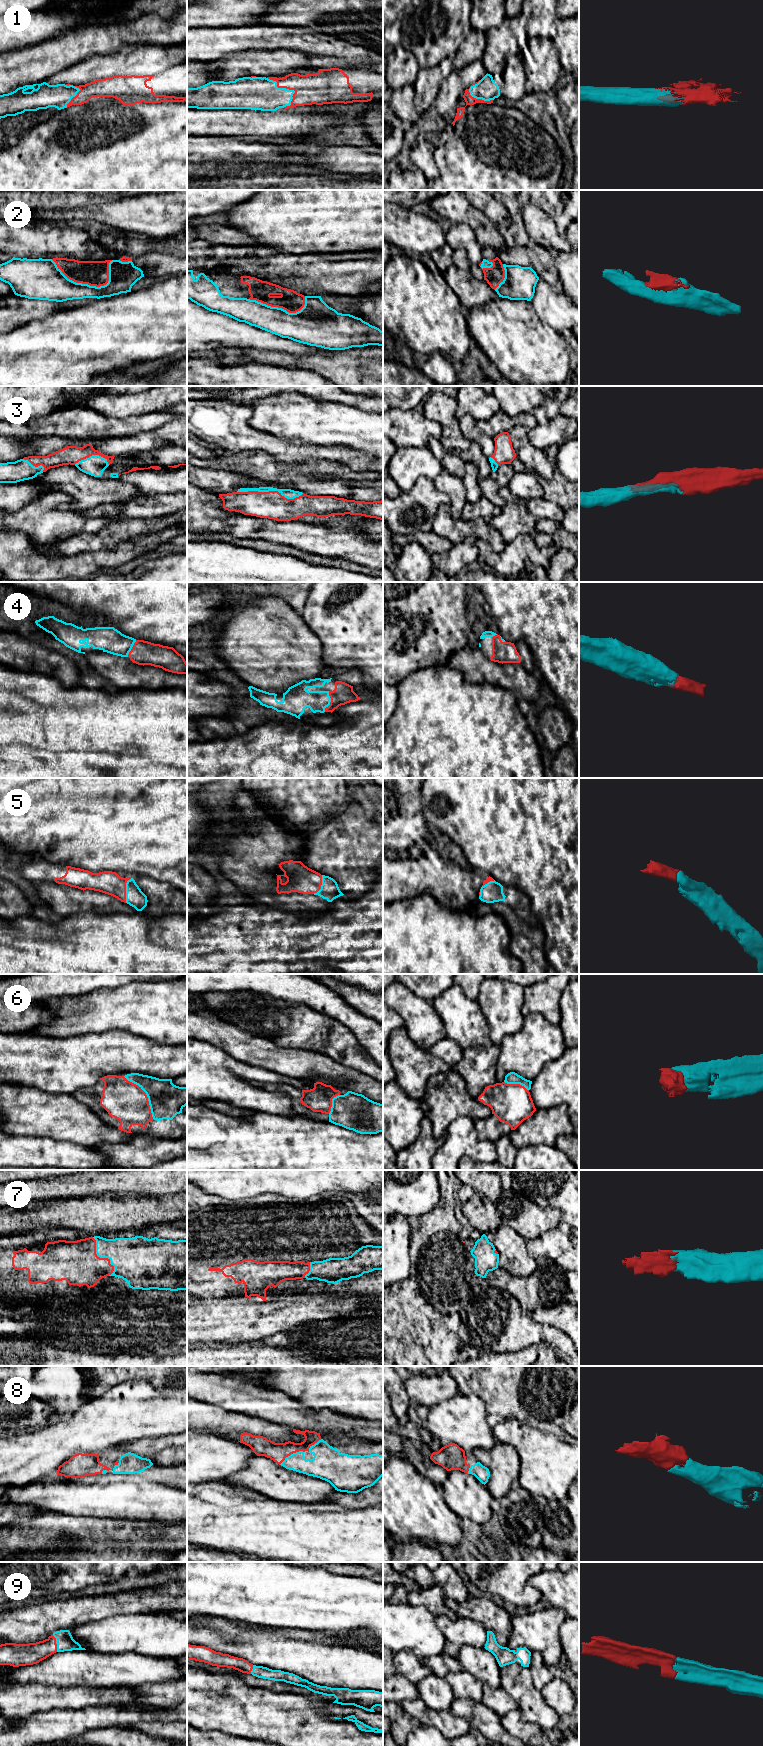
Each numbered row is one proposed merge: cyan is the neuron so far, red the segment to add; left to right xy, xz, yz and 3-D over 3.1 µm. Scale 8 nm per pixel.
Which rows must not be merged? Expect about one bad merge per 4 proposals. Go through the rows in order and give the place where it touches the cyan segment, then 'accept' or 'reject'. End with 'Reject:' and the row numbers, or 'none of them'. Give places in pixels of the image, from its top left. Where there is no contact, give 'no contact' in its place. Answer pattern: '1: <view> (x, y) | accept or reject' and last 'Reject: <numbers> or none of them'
1: xz (287, 89) | accept
2: xy (79, 283) | accept
3: xz (270, 490) | accept
4: xz (330, 701) | accept
5: xy (126, 890) | accept
6: xy (146, 1094) | accept
7: xy (102, 1257) | accept
8: xz (291, 1454) | accept
9: xy (56, 1643) | accept
Reject: none of them

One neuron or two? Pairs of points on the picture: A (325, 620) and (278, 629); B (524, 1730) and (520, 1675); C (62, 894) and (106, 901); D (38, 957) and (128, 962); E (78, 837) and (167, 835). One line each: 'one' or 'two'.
A: two
B: two
C: one
D: one
E: one

